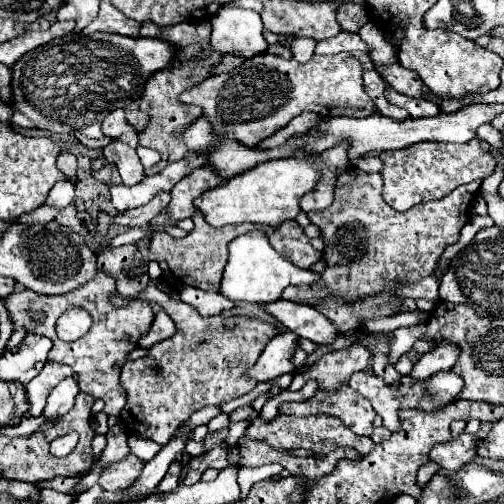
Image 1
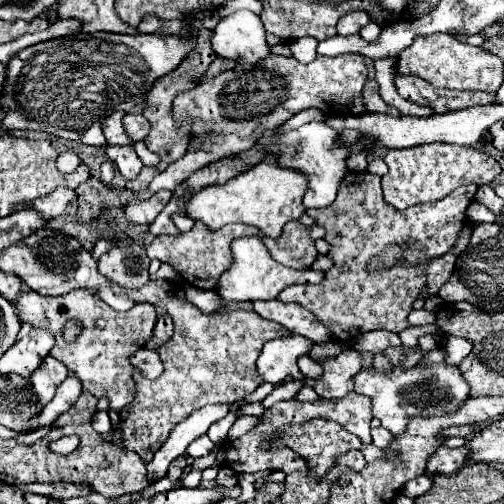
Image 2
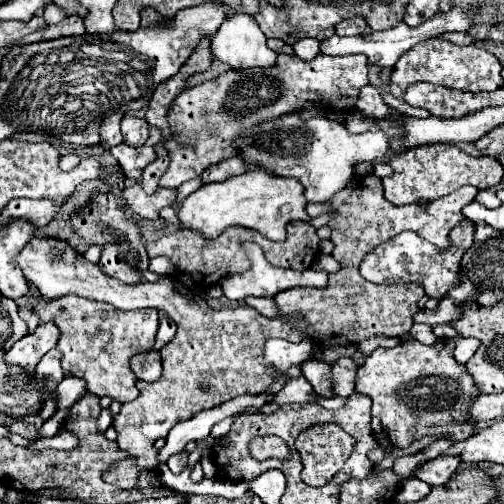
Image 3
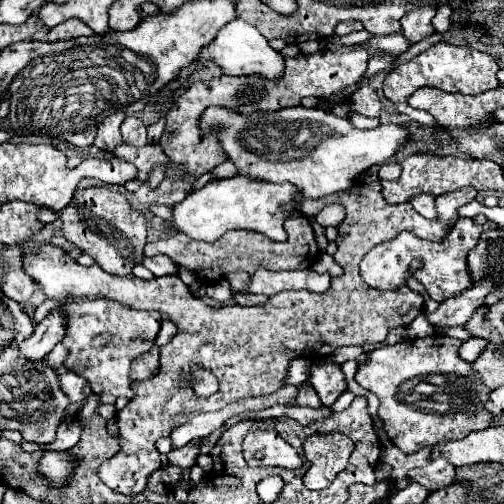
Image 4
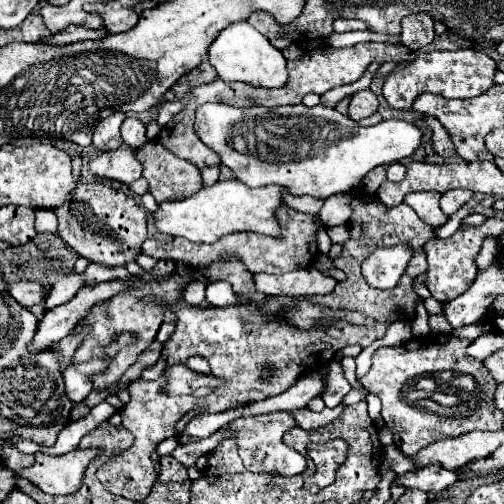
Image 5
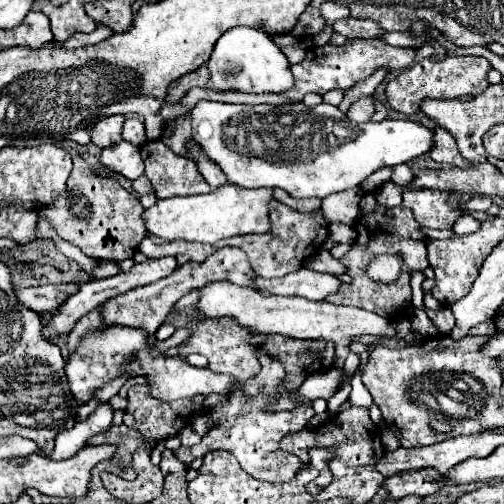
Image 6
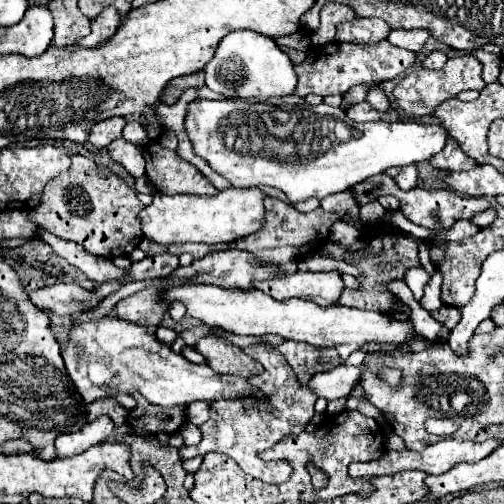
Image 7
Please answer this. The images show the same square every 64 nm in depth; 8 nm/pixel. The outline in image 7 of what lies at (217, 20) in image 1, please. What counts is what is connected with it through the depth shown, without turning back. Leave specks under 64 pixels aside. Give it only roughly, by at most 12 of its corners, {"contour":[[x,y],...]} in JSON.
{"contour":[[234,30],[206,64],[226,98],[286,96],[288,54],[264,34]]}

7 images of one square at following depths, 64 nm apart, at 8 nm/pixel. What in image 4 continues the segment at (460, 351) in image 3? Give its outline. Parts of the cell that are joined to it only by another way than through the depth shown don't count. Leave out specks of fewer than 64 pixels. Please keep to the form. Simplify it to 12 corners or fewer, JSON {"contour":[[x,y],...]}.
{"contour":[[470,338],[460,346],[460,358],[474,362],[486,340]]}

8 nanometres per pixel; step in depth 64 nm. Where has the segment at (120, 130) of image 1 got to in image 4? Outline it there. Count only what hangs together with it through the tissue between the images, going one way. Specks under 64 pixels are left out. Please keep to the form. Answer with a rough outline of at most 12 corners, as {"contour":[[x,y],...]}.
{"contour":[[114,112],[100,126],[94,144],[112,152],[122,144],[124,112]]}

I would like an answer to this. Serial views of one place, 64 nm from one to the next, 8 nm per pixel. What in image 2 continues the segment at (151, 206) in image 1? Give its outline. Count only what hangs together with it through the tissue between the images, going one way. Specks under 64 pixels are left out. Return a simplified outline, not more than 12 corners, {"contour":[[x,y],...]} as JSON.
{"contour":[[160,190],[150,200],[130,202],[124,218],[152,224],[170,202],[172,192]]}

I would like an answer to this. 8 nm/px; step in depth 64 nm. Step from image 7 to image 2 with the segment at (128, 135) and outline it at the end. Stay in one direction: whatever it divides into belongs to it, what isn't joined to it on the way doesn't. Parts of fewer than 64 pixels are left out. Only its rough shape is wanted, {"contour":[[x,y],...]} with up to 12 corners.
{"contour":[[126,114],[122,122],[134,142],[144,140],[150,124],[144,114]]}

